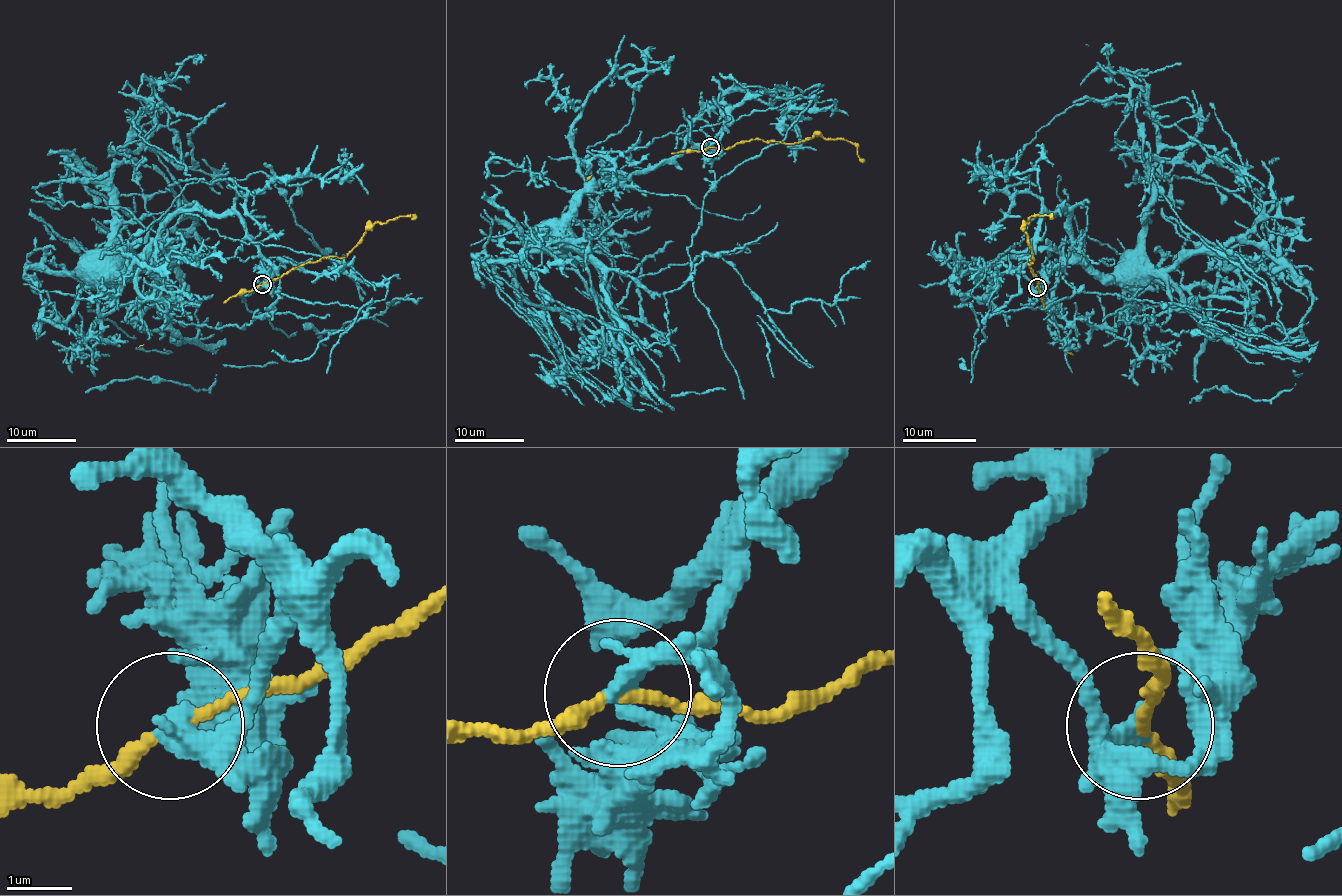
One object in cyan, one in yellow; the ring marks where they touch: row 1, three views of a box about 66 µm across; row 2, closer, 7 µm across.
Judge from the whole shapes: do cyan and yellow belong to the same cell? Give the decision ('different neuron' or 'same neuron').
different neuron

